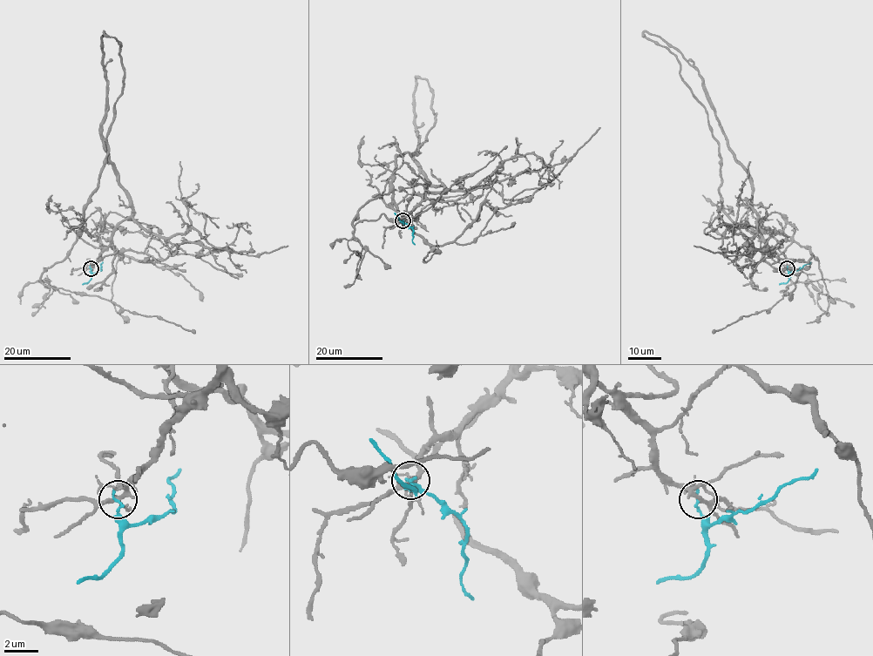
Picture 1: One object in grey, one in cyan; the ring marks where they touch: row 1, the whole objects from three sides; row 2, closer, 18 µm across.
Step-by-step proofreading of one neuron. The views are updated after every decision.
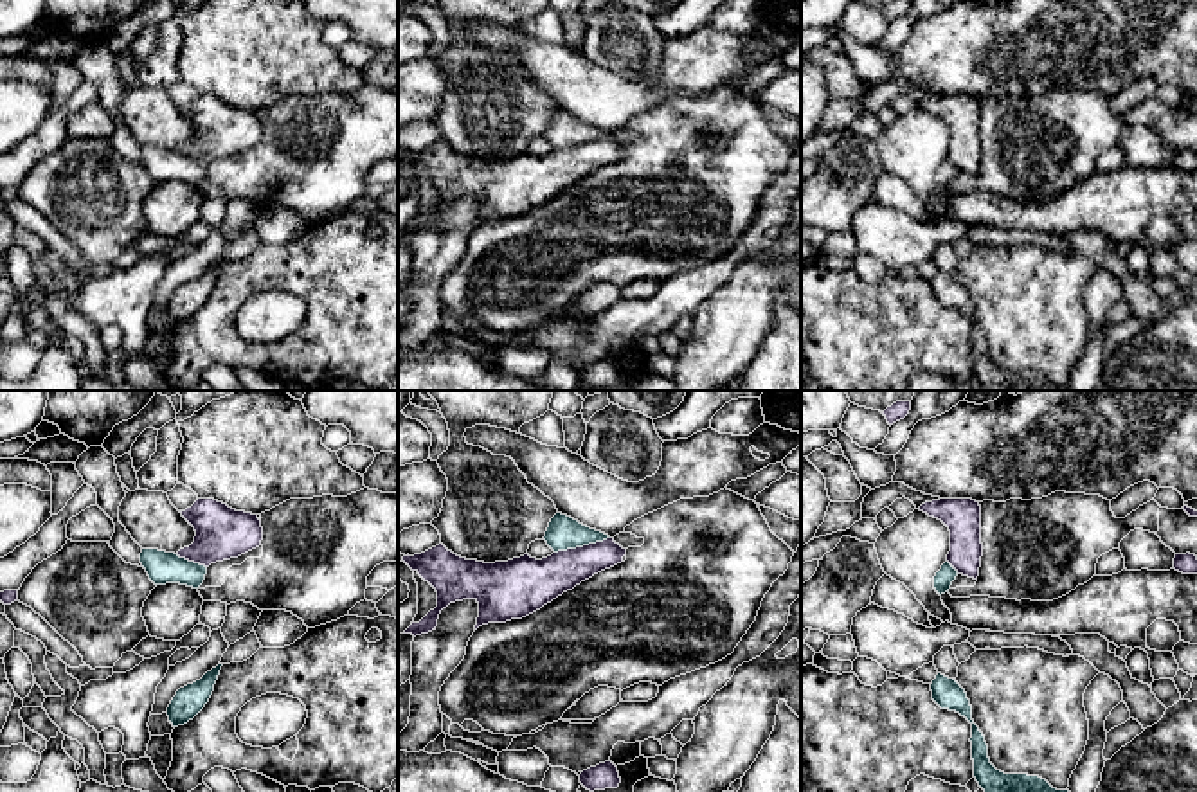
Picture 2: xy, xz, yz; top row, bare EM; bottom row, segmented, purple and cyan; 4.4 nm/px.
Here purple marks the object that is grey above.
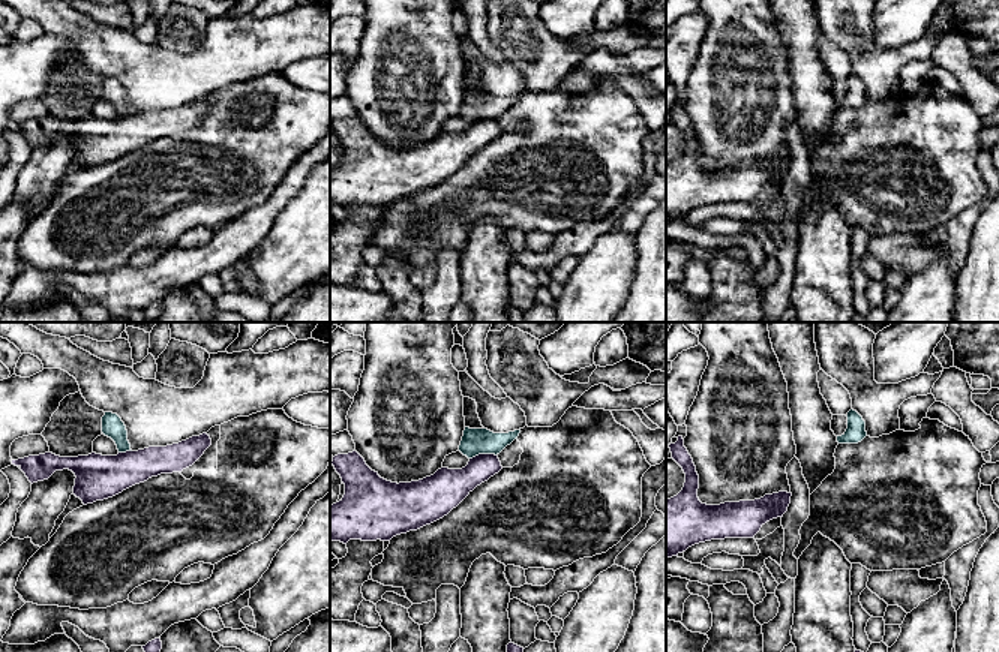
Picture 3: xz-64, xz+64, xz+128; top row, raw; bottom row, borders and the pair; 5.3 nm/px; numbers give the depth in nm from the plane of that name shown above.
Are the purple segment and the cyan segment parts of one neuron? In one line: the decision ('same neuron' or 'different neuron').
different neuron

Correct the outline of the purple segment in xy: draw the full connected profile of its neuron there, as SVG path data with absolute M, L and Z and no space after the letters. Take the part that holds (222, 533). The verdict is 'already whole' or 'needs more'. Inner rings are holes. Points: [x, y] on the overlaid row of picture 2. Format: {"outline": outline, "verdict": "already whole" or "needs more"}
{"outline": "M198 499L180 513L196 531L194 542L176 553L180 558L209 567L261 545L257 515L236 511L214 499Z", "verdict": "already whole"}

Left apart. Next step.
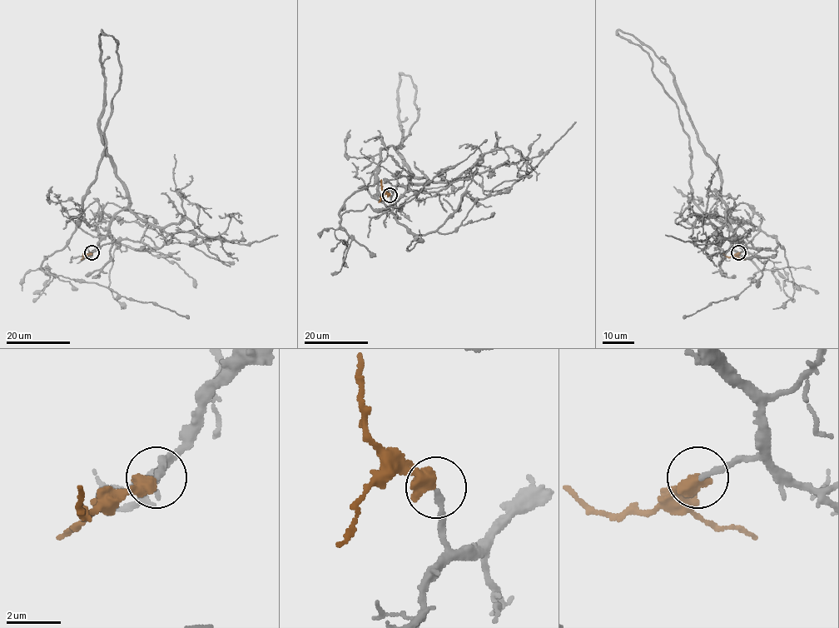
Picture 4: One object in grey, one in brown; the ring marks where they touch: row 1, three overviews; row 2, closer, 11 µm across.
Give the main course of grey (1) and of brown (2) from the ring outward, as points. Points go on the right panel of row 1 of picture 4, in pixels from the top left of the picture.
1: (738, 252), (746, 249), (741, 237), (750, 236), (729, 220), (731, 246), (758, 271), (735, 296), (682, 318)
2: (738, 252), (733, 256), (726, 256), (722, 253)

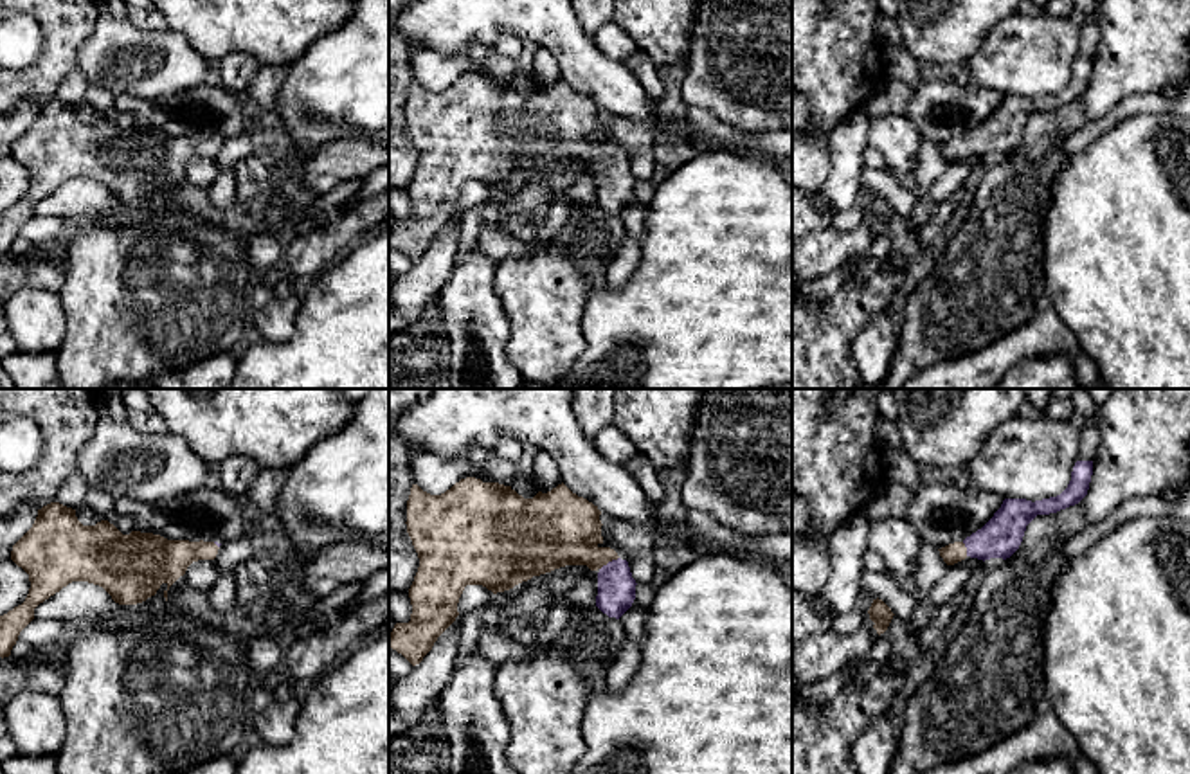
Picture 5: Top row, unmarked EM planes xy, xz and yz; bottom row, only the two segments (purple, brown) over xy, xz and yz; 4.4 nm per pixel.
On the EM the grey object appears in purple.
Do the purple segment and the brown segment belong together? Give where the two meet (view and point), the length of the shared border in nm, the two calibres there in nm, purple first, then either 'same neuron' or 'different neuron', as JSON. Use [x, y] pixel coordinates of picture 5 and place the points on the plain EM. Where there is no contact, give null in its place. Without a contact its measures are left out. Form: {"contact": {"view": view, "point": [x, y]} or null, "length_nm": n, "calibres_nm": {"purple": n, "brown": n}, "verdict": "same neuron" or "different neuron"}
{"contact": {"view": "xz", "point": [609, 159]}, "length_nm": 110, "calibres_nm": {"purple": 180, "brown": 320}, "verdict": "same neuron"}

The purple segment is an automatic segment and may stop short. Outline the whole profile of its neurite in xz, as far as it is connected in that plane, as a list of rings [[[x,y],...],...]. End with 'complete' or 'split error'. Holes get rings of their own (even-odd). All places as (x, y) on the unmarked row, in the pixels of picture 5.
[[[466,74],[441,92],[430,92],[412,81],[407,97],[407,130],[419,155],[419,164],[409,185],[412,211],[409,220],[396,220],[389,230],[389,243],[401,250],[412,263],[419,261],[432,247],[437,234],[459,212],[457,200],[466,182],[482,182],[493,191],[551,169],[565,162],[587,162],[598,169],[596,203],[609,214],[619,216],[636,196],[636,176],[627,157],[621,157],[610,144],[603,144],[601,108],[583,94],[572,90],[563,79],[547,90],[538,88],[533,95],[524,95],[511,83],[482,79]]] | split error

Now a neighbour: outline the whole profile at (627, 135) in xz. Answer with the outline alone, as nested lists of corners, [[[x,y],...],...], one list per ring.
[[[616,115],[612,122],[601,122],[603,139],[598,144],[610,144],[621,157],[636,151],[652,151],[661,140],[652,122],[636,122],[623,115]]]

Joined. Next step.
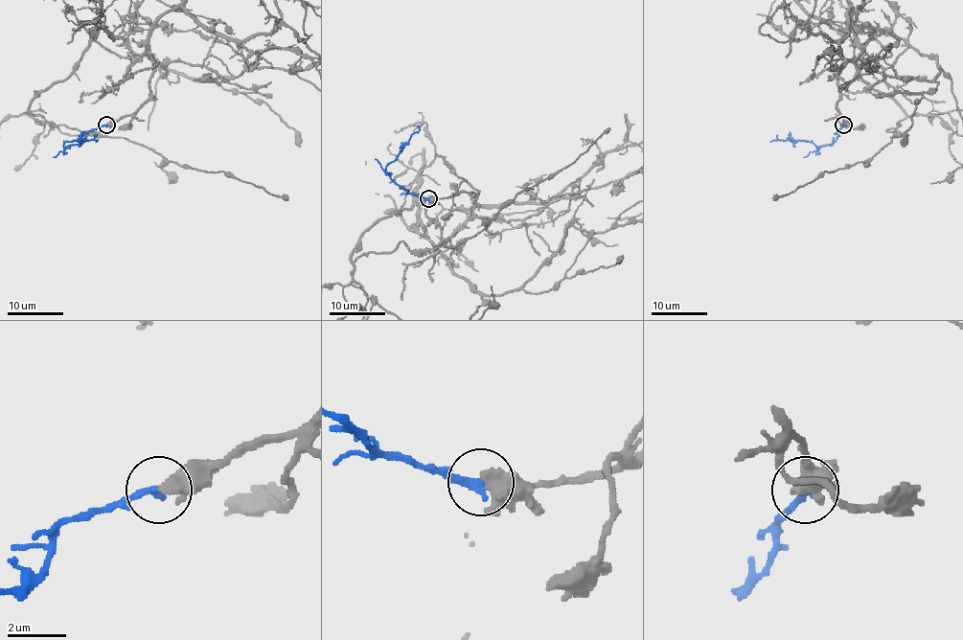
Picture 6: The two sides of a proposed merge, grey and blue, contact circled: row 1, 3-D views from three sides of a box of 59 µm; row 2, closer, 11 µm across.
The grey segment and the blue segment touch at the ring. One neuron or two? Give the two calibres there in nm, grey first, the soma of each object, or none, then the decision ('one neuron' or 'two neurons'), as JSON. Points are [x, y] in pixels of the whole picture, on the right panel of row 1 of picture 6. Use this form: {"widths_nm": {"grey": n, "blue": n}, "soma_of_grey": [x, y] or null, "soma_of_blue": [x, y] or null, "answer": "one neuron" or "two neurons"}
{"widths_nm": {"grey": 360, "blue": 280}, "soma_of_grey": null, "soma_of_blue": null, "answer": "one neuron"}

